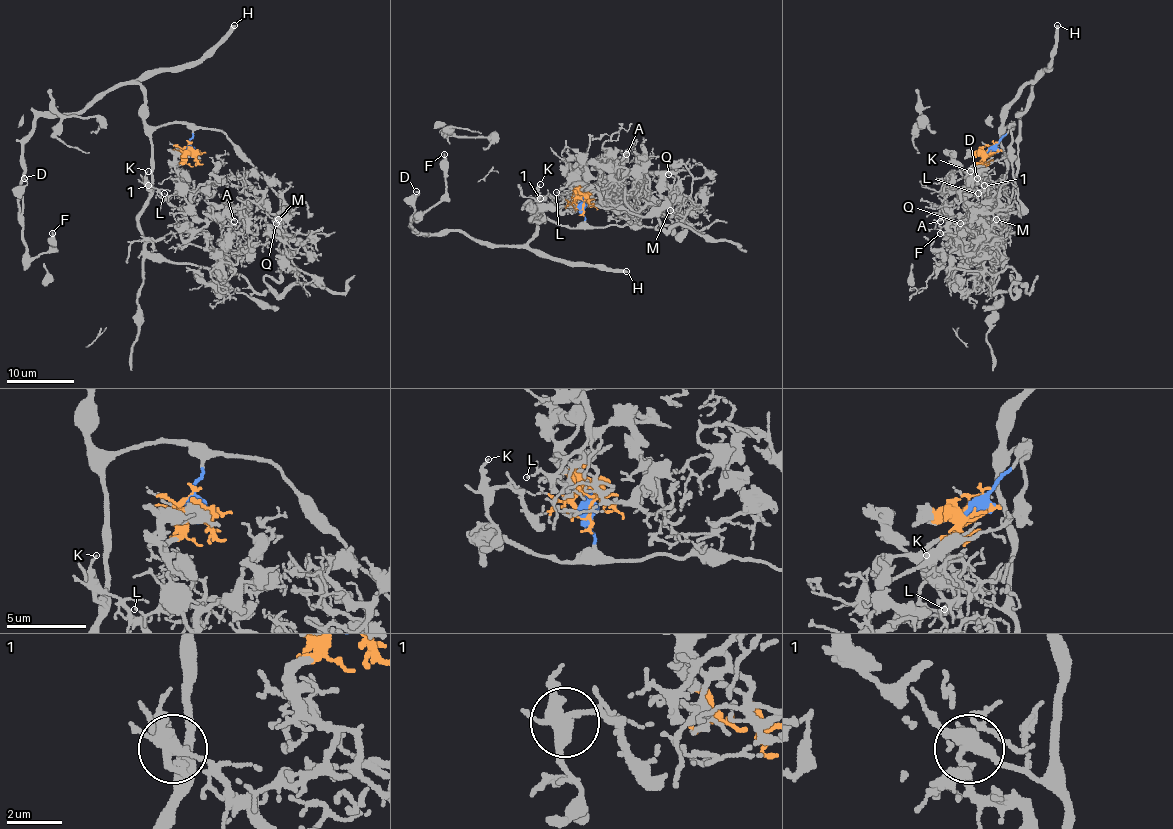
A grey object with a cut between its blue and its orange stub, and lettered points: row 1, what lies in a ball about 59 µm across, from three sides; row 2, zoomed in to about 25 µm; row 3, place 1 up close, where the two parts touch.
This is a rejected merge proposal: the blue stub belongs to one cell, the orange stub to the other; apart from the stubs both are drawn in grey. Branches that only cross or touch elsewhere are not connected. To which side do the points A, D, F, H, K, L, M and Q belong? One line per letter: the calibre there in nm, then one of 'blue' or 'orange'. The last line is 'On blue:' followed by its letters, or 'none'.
A: 150 nm | orange
D: 140 nm | blue
F: 240 nm | blue
H: 400 nm | blue
K: 120 nm | blue
L: 80 nm | orange
M: 160 nm | orange
Q: 150 nm | orange
On blue: D, F, H, K

